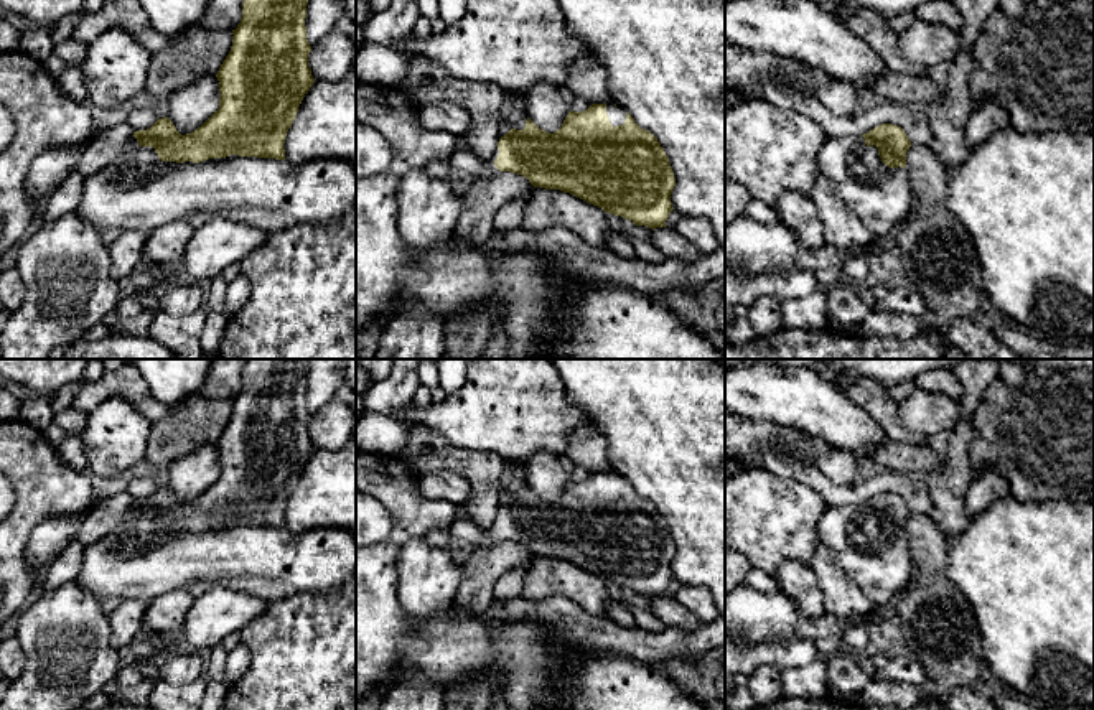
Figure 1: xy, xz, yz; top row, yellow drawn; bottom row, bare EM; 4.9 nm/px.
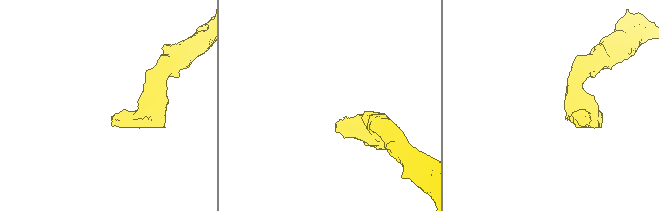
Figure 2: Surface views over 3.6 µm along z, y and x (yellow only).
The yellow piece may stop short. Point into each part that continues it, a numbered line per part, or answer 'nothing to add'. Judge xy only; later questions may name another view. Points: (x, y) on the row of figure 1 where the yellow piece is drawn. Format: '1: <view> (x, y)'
1: xy (139, 191)

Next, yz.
1: yz (880, 196)

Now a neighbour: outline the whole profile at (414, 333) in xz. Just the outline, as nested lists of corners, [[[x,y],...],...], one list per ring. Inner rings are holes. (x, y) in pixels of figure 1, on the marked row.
[[[412,301],[384,325],[374,359],[443,359],[445,320]]]

